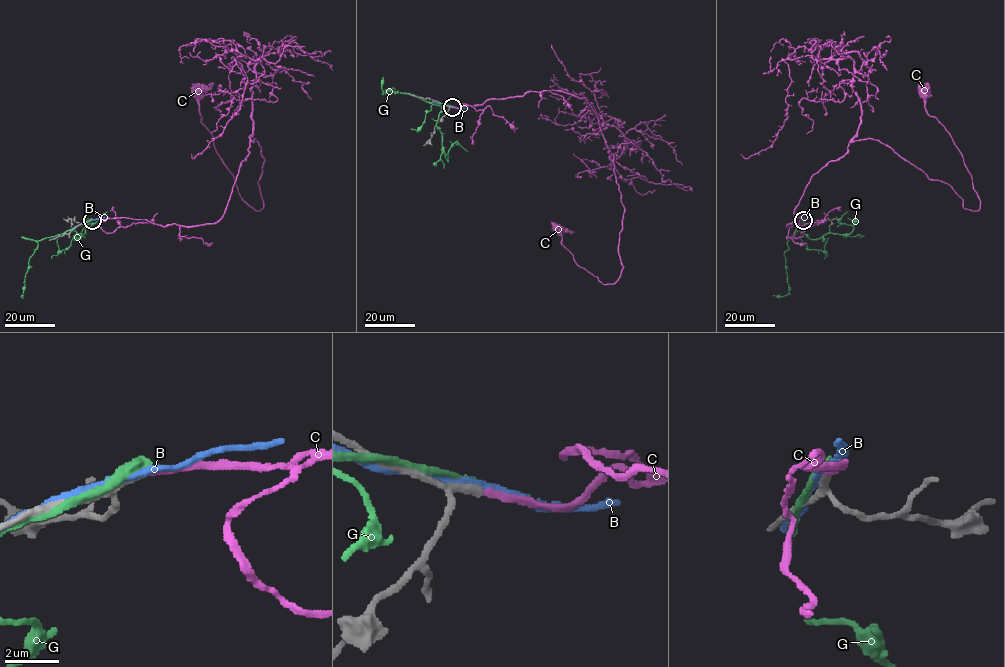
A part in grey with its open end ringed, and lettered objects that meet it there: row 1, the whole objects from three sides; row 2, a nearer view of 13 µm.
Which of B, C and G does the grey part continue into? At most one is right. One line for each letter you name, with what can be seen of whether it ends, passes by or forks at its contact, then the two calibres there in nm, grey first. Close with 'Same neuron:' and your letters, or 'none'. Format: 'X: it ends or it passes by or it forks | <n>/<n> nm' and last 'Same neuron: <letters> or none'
C: it ends | 320/240 nm
Same neuron: C

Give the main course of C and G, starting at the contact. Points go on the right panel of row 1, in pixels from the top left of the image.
C: (803, 220), (786, 226), (809, 179), (850, 140), (871, 139), (979, 209), (925, 91)
G: (802, 220), (799, 229), (789, 238), (789, 248), (784, 254), (789, 291), (784, 296), (773, 295)

